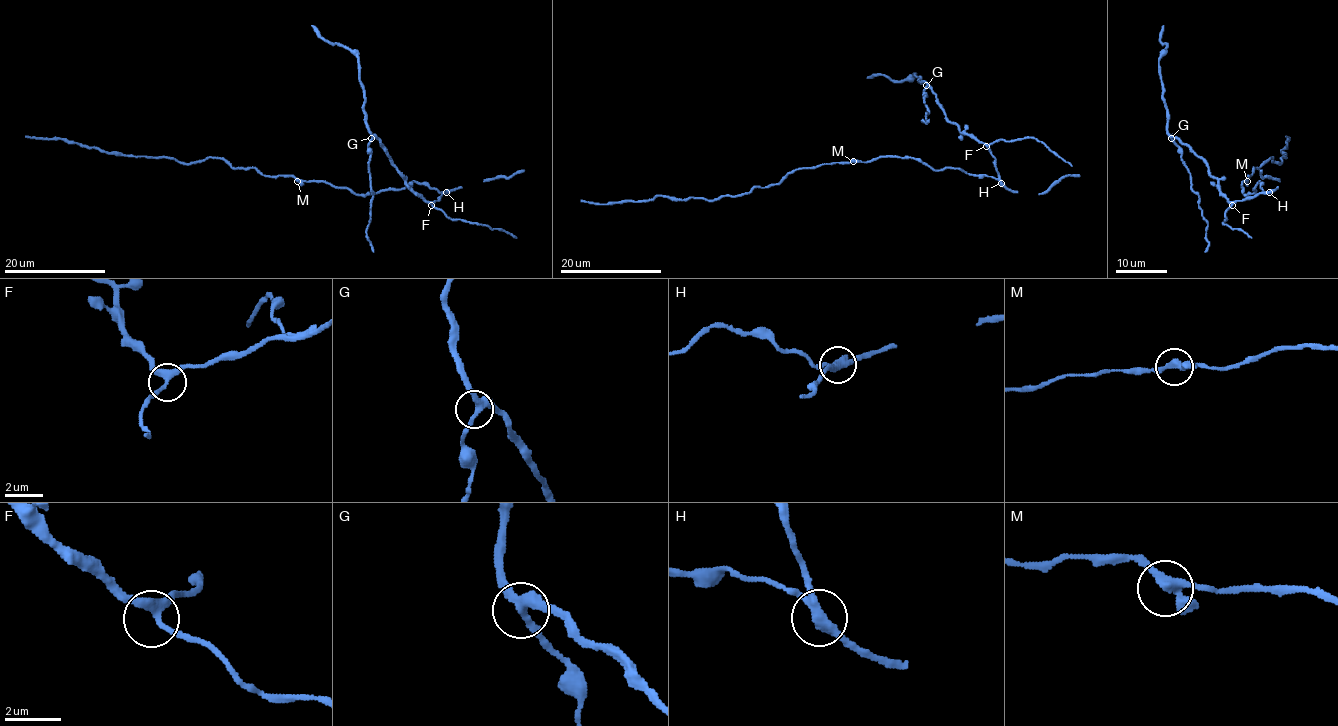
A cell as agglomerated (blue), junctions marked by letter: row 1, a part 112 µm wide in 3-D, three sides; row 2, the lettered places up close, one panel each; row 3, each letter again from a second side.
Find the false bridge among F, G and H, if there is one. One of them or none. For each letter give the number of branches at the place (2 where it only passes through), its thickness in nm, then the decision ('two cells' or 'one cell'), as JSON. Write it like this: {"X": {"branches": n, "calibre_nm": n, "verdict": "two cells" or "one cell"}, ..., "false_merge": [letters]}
{"F": {"branches": 3, "calibre_nm": 280, "verdict": "one cell"}, "G": {"branches": 3, "calibre_nm": 320, "verdict": "one cell"}, "H": {"branches": 3, "calibre_nm": 300, "verdict": "two cells"}, "false_merge": ["H"]}

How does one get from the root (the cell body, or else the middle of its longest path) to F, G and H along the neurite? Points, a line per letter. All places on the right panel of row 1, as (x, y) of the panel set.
F: (1249, 195), (1260, 182), (1262, 194), (1237, 200), (1232, 205)
G: (1249, 195), (1260, 182), (1262, 194), (1228, 201), (1205, 162), (1176, 138), (1171, 138)
H: (1249, 195), (1258, 182), (1263, 191), (1269, 192)

